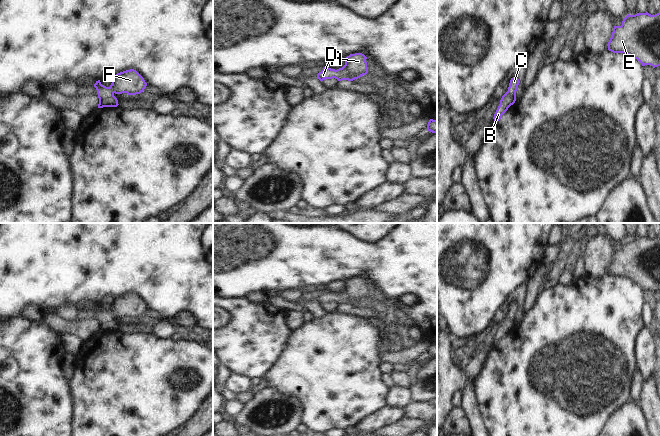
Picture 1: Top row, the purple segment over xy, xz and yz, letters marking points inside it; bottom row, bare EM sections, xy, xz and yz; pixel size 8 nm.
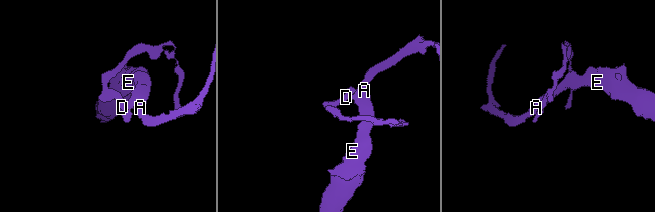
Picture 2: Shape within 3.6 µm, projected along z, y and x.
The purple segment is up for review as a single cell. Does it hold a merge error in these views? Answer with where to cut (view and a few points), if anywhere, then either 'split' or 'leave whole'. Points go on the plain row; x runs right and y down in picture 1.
no cut | leave whole

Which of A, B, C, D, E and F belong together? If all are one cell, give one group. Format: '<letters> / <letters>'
A B C D E F

